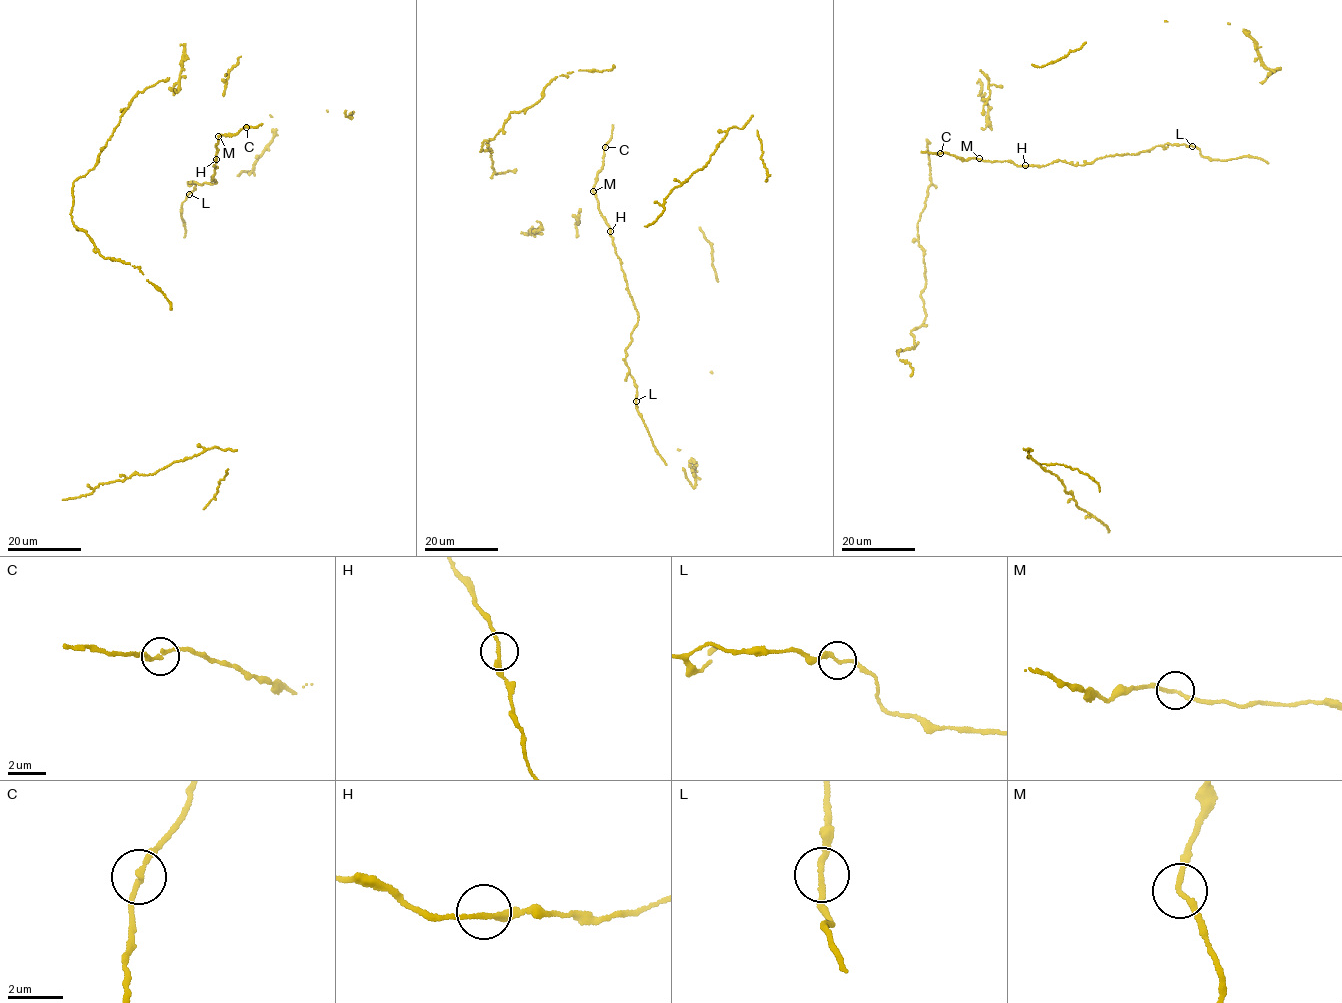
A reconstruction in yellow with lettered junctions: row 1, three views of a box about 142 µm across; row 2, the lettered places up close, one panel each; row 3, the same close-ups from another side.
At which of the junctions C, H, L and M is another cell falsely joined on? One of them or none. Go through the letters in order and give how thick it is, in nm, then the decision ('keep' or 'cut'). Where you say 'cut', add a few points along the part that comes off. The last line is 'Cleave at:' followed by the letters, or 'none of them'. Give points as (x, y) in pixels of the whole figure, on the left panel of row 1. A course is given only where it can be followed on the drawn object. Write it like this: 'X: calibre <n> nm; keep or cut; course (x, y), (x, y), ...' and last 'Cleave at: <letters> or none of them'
C: calibre 190 nm; keep
H: calibre 190 nm; keep
L: calibre 190 nm; keep
M: calibre 180 nm; keep
Cleave at: none of them

